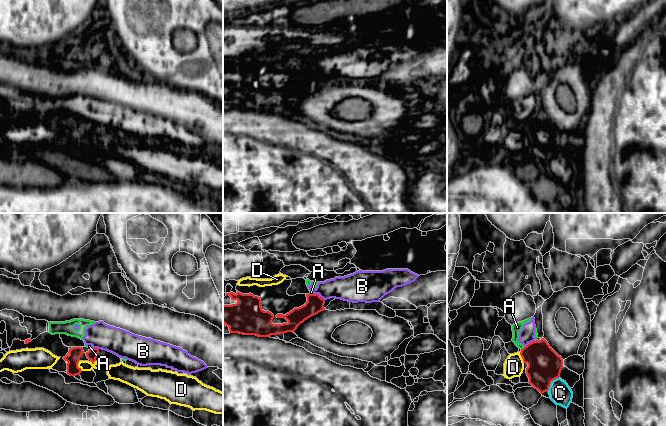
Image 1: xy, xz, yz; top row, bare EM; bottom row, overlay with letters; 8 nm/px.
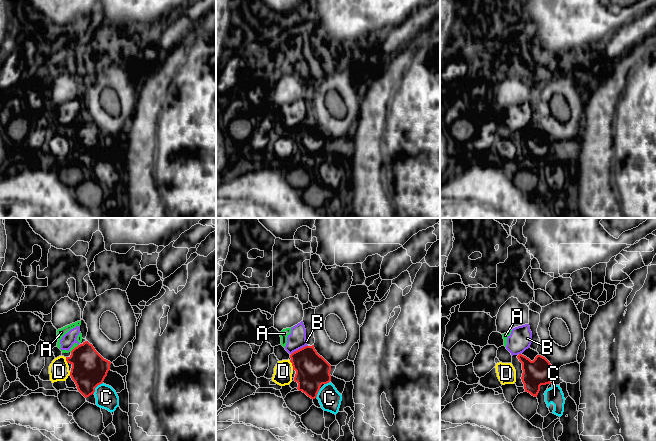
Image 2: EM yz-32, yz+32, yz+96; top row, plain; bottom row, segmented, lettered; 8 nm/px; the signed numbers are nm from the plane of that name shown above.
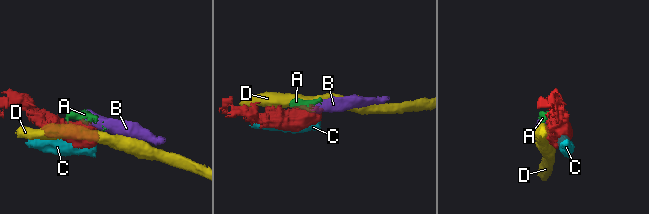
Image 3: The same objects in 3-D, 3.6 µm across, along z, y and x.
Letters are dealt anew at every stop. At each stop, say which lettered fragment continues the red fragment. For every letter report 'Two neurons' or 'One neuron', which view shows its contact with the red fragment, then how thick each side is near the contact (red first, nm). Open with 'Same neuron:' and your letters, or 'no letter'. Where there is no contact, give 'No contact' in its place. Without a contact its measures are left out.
Same neuron: no letter
A: Two neurons. Touches red in yz. Thickness 280 nm (red) against 80 nm
B: Two neurons. Touches red in xz. Thickness 140 nm (red) against 220 nm
C: Two neurons. Touches red in yz. Thickness 280 nm (red) against 180 nm
D: Two neurons. Touches red in xy. Thickness 100 nm (red) against 80 nm

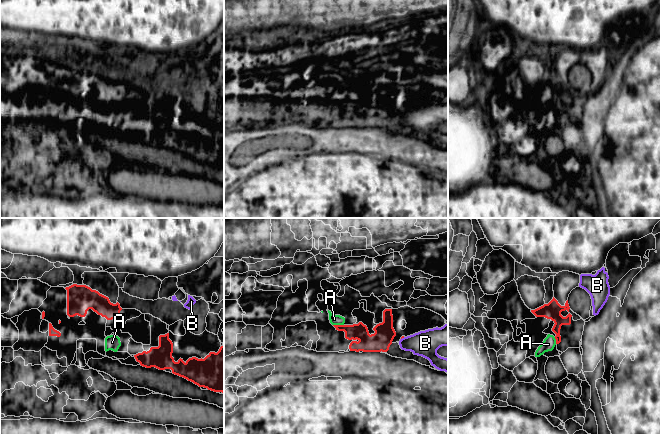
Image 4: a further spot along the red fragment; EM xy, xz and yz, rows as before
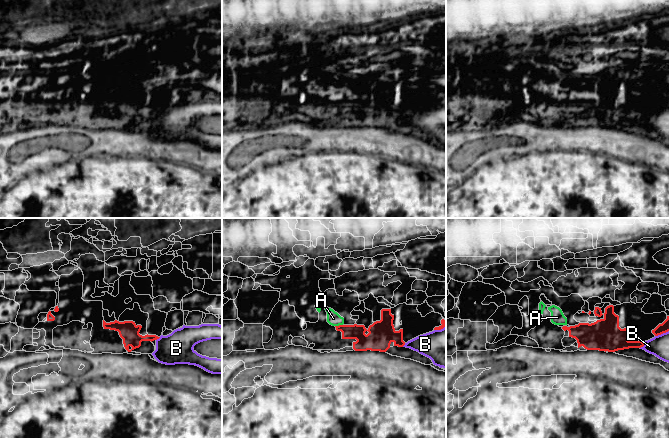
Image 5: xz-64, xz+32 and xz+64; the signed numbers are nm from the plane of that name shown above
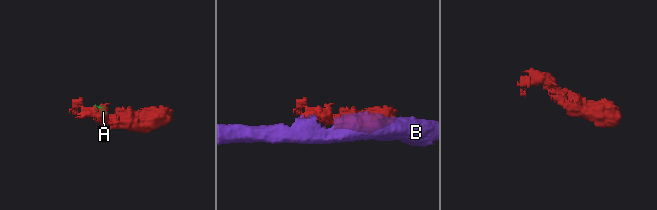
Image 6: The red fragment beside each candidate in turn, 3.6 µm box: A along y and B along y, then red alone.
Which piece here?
Same neuron: A
A: One neuron. Touches red in xz. Thickness 130 nm (red) against 80 nm
B: Two neurons. Touches red in xz. Thickness 20 nm (red) against 200 nm

